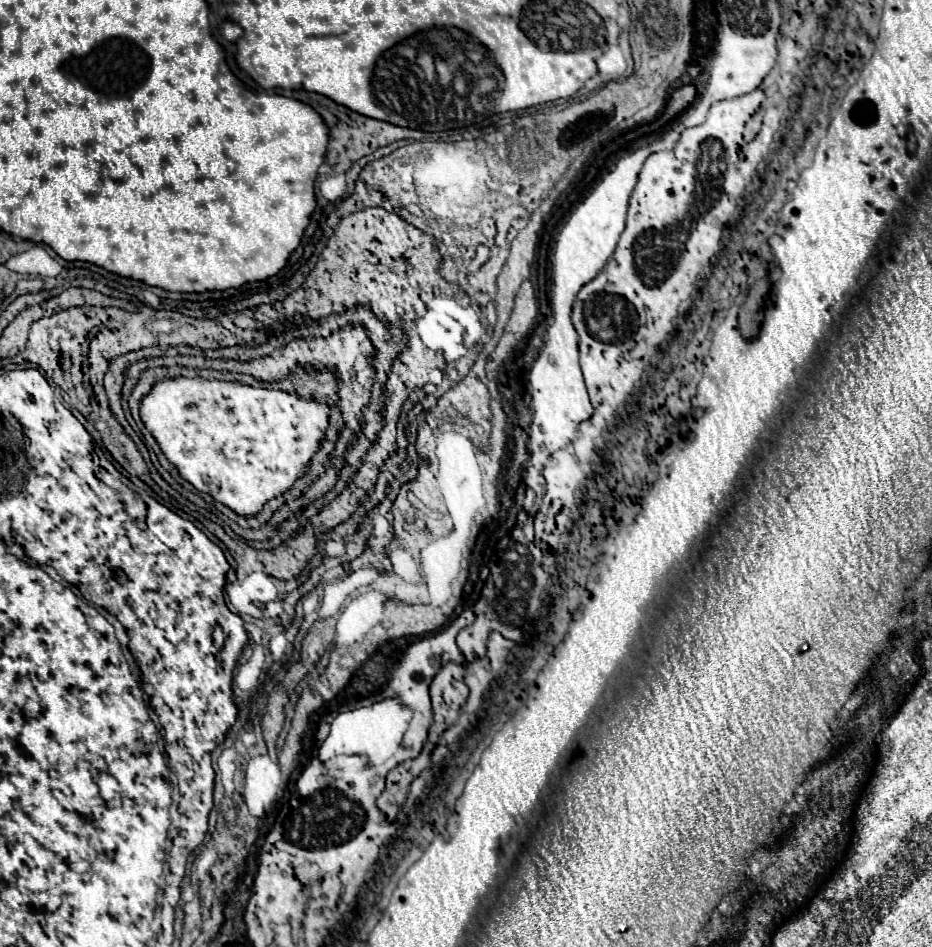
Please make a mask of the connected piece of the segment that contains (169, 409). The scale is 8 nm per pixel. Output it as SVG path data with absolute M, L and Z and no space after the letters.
M188 376L158 378L140 402L140 416L146 430L154 436L170 464L178 468L178 474L196 490L210 494L216 502L222 502L244 518L262 512L268 500L288 492L308 472L310 460L326 438L328 414L330 408L326 404L314 398L300 398L296 392Z

